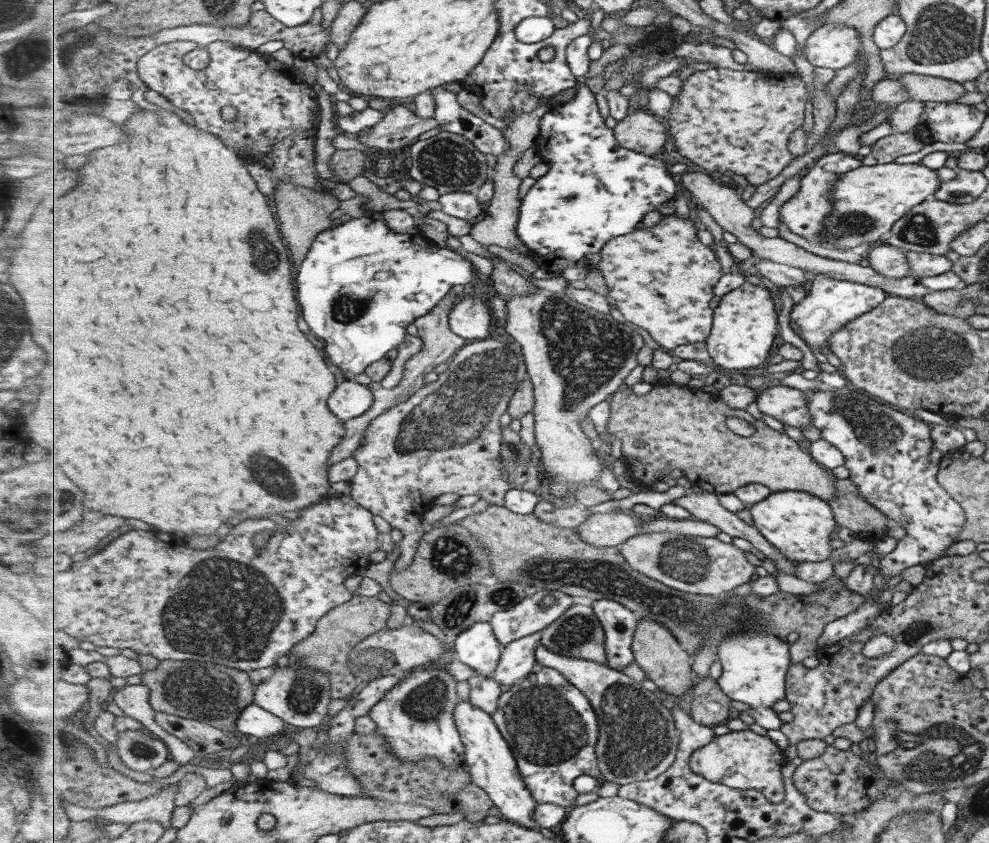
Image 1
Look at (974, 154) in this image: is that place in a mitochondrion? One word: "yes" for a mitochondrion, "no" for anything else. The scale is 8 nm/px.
no

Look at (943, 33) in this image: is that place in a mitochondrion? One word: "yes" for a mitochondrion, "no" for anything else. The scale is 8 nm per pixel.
yes

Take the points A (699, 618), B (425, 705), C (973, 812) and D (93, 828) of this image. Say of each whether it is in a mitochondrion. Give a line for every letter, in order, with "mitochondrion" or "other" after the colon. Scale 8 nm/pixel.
A: mitochondrion
B: mitochondrion
C: mitochondrion
D: other

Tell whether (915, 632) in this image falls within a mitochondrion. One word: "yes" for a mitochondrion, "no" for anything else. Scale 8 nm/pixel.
yes

